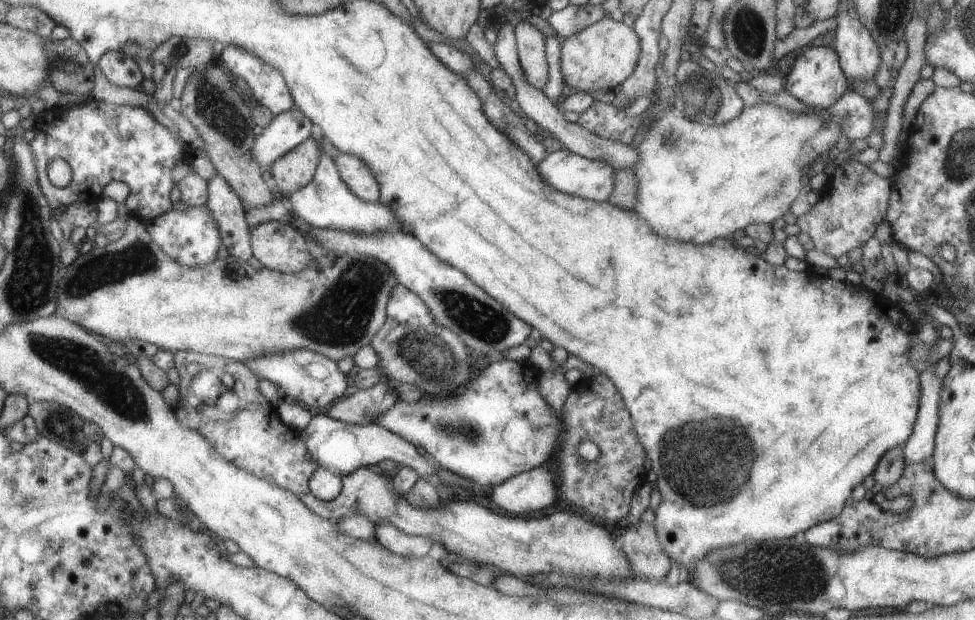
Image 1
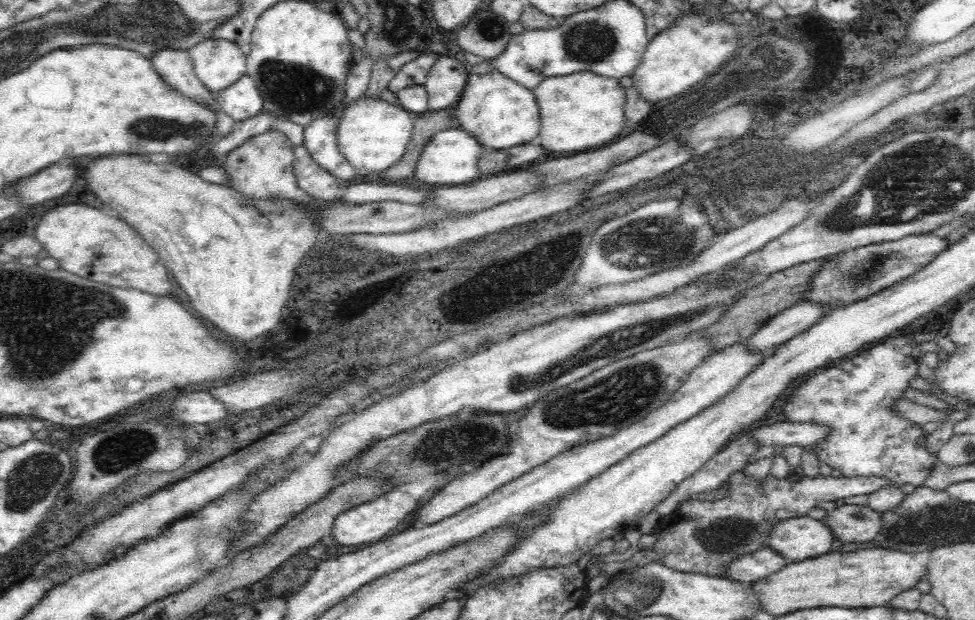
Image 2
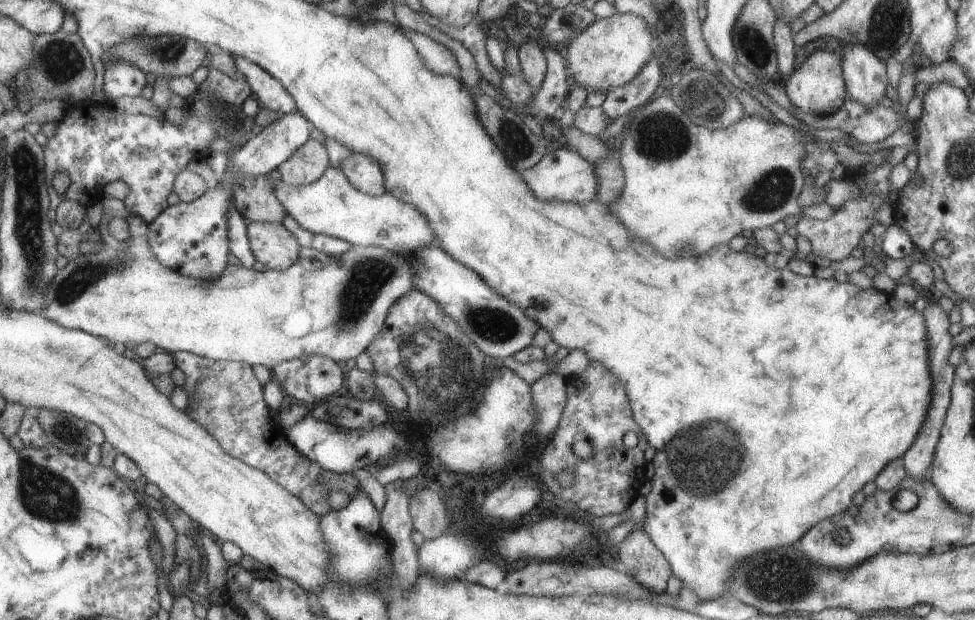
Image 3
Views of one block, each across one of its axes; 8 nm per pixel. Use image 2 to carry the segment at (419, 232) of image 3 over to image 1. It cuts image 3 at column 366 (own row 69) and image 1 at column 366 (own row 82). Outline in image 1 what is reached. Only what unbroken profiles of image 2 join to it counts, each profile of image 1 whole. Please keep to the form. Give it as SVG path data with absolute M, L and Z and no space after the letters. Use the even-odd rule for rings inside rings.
M322 145L313 178L302 189L297 189L282 199L294 215L299 216L305 223L324 229L338 231L353 231L371 234L375 231L403 231L404 227L396 220L394 214L379 202L359 200L343 184L339 178L333 158L323 152Z

